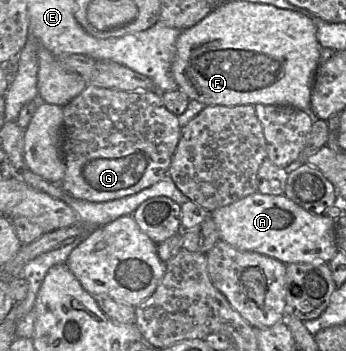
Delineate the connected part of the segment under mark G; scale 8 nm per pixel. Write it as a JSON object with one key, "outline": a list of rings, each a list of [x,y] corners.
{"outline":[[[91,84],[63,107],[63,130],[66,172],[60,186],[76,199],[96,203],[133,195],[159,182],[169,174],[181,135],[178,116],[164,106],[158,91],[122,91]]]}

